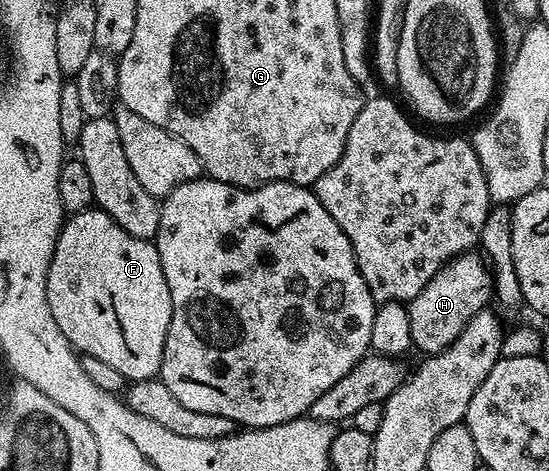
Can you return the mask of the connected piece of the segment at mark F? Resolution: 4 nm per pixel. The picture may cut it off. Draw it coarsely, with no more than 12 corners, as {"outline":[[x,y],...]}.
{"outline":[[100,209],[61,225],[45,288],[74,351],[160,372],[156,242]]}

